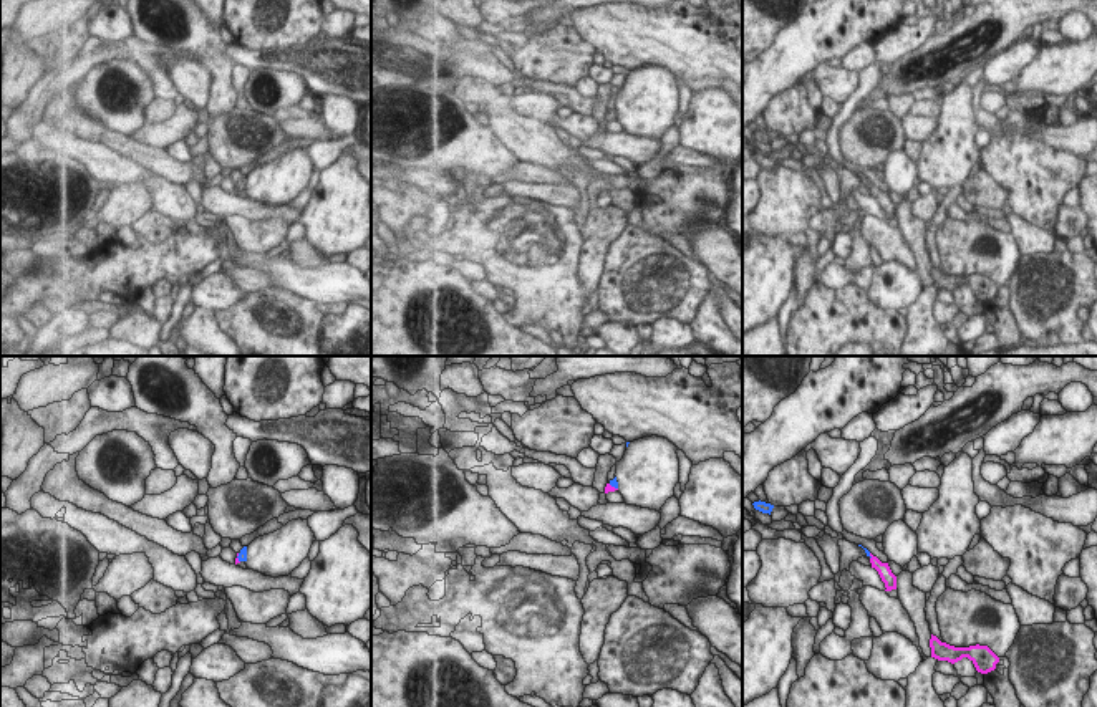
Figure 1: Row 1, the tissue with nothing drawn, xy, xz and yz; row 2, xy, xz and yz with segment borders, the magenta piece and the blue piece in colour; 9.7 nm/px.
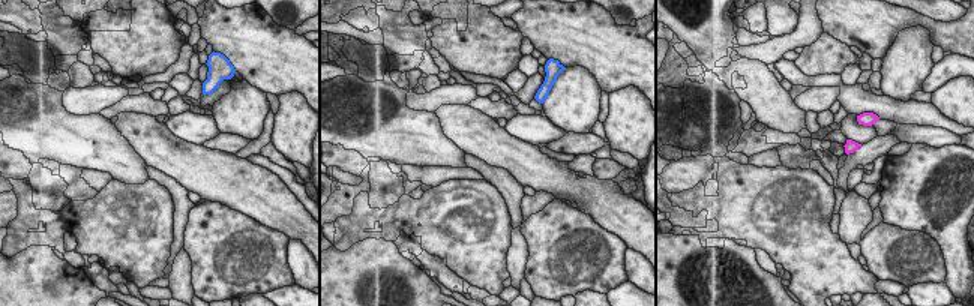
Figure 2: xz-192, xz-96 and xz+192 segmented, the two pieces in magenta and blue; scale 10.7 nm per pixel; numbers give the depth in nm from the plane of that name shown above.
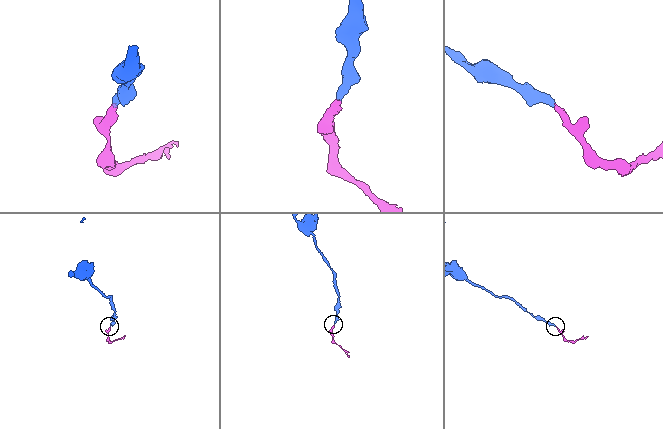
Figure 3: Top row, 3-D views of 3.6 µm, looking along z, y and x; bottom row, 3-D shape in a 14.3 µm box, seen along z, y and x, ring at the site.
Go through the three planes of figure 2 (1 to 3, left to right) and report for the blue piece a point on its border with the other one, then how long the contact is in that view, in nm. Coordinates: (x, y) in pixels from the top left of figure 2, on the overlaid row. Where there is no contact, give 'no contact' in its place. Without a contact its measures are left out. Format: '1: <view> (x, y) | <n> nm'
1: no contact
2: no contact
3: no contact

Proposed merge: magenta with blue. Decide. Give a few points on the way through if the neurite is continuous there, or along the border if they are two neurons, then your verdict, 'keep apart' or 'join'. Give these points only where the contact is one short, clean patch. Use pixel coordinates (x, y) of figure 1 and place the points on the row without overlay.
across xz (608, 116), (613, 116), (613, 111) | join

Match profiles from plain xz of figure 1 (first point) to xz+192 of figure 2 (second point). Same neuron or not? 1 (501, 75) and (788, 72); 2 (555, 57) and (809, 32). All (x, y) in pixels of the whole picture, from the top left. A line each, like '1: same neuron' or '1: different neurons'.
1: same neuron
2: different neurons

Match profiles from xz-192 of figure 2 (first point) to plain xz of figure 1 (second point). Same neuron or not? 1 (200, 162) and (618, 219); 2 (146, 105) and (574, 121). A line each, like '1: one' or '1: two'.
1: two
2: one

